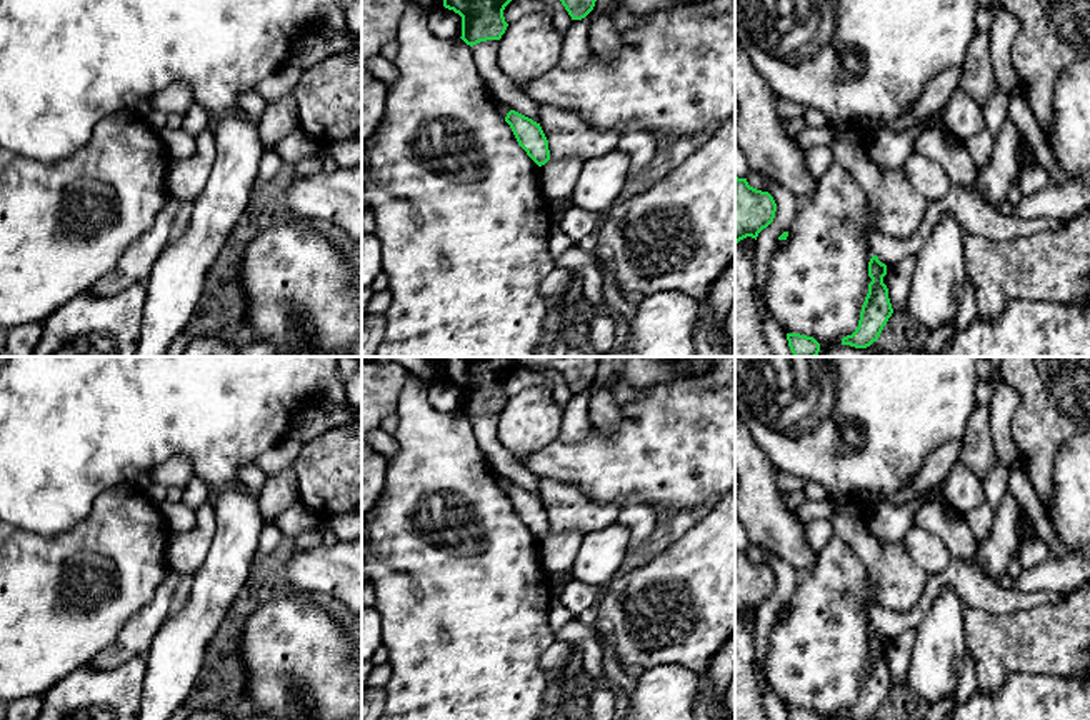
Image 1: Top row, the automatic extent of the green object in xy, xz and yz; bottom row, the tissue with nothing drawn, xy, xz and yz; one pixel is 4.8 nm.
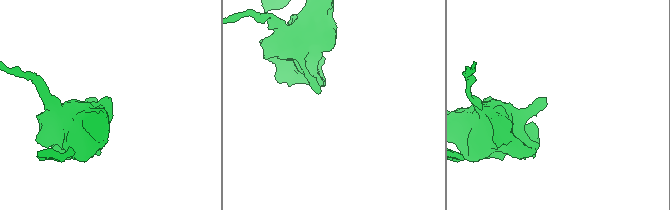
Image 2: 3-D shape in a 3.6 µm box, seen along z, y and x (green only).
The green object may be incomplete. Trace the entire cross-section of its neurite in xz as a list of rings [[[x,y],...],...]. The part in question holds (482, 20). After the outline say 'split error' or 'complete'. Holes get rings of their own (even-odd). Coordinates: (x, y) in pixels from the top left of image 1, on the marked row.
[[[443,0],[443,7],[462,17],[462,40],[473,47],[500,40],[508,23],[503,10],[512,0]]]; complete

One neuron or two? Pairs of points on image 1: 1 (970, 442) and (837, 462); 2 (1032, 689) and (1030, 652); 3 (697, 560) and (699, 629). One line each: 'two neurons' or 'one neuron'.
1: two neurons
2: two neurons
3: one neuron

